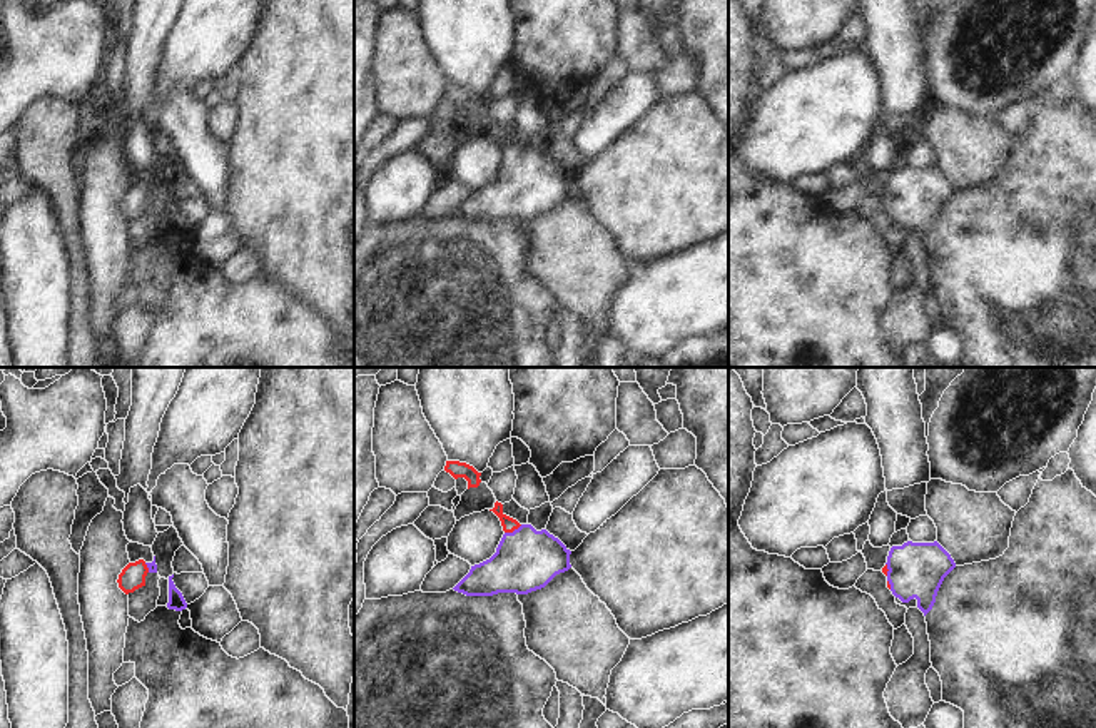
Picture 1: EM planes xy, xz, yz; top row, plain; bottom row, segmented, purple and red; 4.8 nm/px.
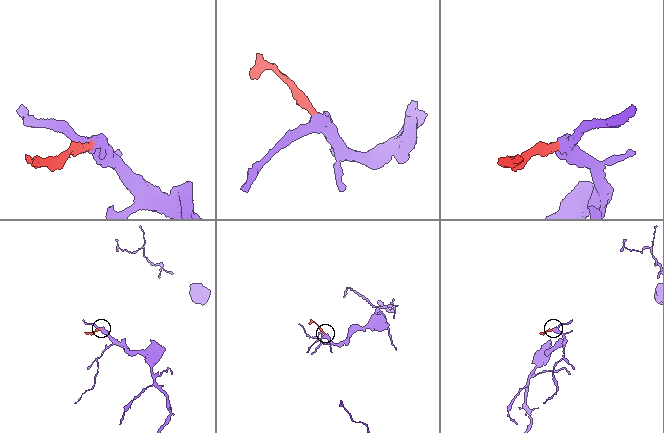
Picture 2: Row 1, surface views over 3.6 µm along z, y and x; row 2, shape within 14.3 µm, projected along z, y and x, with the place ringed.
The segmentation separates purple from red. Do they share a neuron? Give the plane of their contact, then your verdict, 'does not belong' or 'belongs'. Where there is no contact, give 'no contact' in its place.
meets purple in xz; belongs

